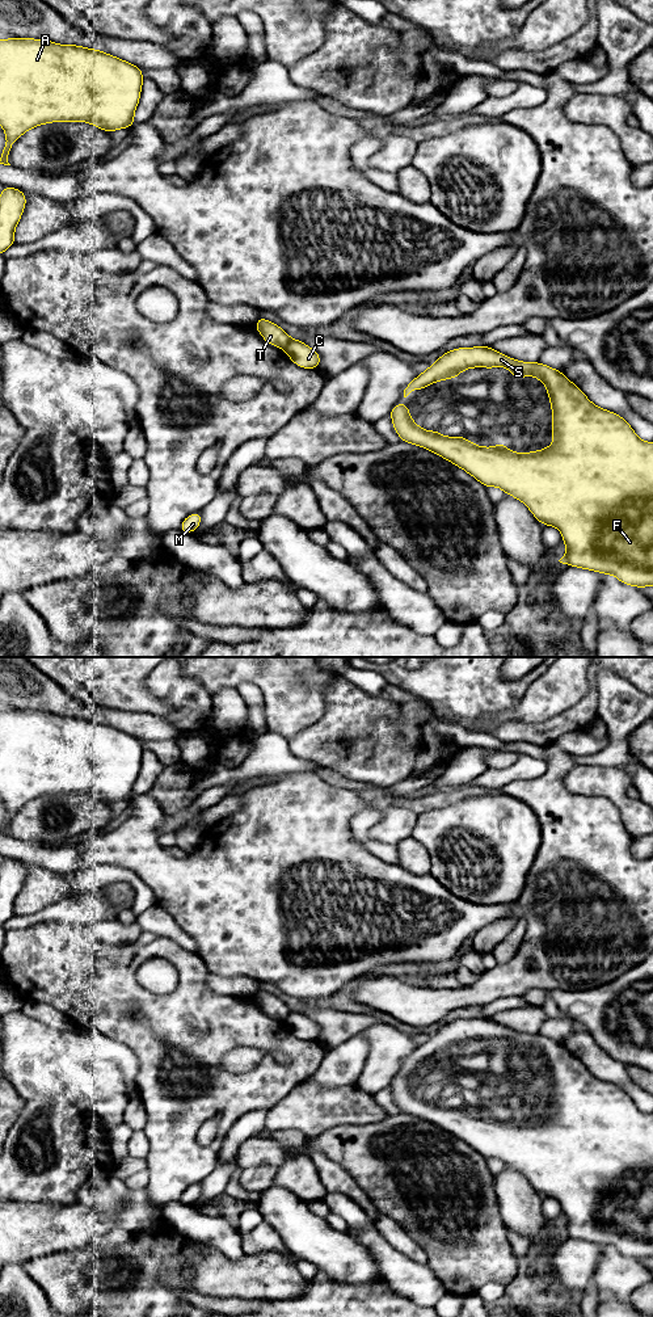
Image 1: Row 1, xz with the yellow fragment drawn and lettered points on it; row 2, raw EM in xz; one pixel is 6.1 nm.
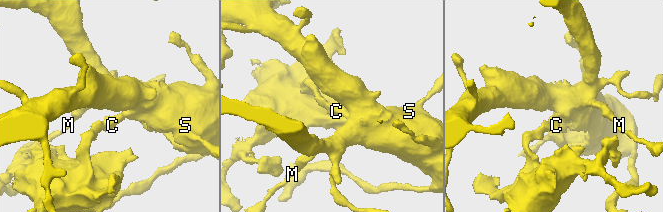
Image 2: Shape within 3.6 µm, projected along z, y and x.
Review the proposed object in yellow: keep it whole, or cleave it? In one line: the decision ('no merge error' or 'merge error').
merge error

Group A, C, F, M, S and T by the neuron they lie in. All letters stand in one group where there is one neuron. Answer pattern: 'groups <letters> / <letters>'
groups A C F M S / T

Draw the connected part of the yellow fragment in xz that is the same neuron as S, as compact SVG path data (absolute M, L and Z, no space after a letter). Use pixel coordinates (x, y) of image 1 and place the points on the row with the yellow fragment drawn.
M490 346L456 348L443 353L427 370L404 386L400 400L410 400L410 390L424 390L431 383L455 379L465 369L473 367L506 367L514 378L523 379L531 375L540 379L547 387L547 396L551 401L553 443L530 453L510 451L504 441L493 447L477 446L467 441L465 436L446 437L441 436L438 430L430 432L420 428L412 420L409 407L397 404L392 407L389 415L400 439L435 453L464 470L485 488L501 488L506 495L522 501L542 525L557 527L563 535L563 543L566 546L566 554L559 560L560 563L614 575L620 582L636 588L653 585L653 441L640 439L625 418L593 404L563 371L540 362L528 363L510 358Z

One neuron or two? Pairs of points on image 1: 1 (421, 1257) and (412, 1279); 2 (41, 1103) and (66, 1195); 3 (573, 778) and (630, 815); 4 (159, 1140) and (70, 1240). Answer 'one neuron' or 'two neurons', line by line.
1: two neurons
2: one neuron
3: one neuron
4: two neurons

